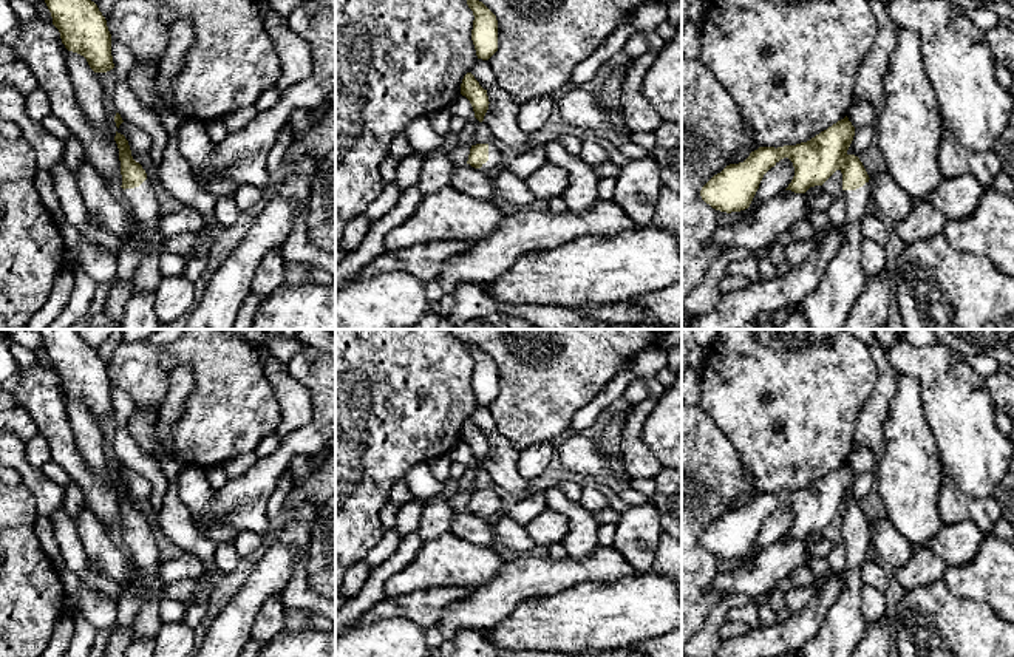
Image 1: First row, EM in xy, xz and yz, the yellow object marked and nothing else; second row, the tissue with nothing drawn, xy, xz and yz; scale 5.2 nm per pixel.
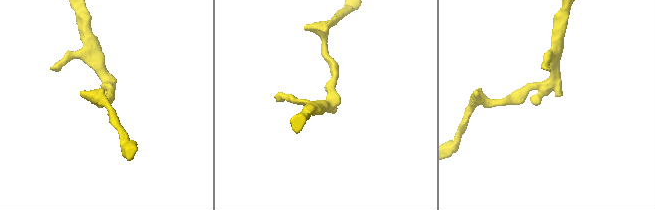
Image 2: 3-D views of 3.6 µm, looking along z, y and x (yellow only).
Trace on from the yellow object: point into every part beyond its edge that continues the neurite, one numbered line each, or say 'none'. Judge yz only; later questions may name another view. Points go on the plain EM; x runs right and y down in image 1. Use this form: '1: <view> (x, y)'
1: yz (844, 626)

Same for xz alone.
1: xz (493, 500)

